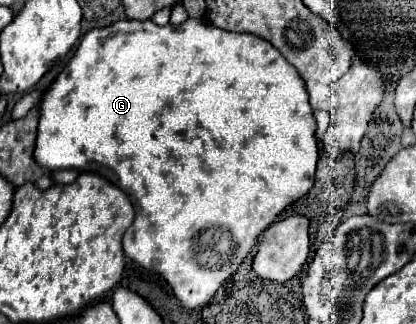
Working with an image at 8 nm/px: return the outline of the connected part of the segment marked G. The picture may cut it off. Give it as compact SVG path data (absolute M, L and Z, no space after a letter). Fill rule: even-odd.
M188 18L178 26L158 26L152 20L120 20L108 28L96 28L88 32L82 38L68 66L44 92L44 98L40 102L40 124L34 154L36 162L50 170L78 168L80 172L100 172L108 178L114 178L116 186L130 196L136 208L136 220L124 234L124 254L140 268L152 268L154 272L158 272L170 284L174 296L180 300L182 306L202 308L210 302L210 298L216 294L222 282L238 270L242 260L250 254L252 246L256 244L258 236L274 222L274 218L280 212L284 212L292 202L308 194L308 190L314 184L318 140L316 120L312 116L304 84L300 82L300 74L296 74L294 66L288 66L286 58L270 42L264 42L254 34L220 30L200 18ZM206 262L220 262L220 268L214 268L214 264Z

